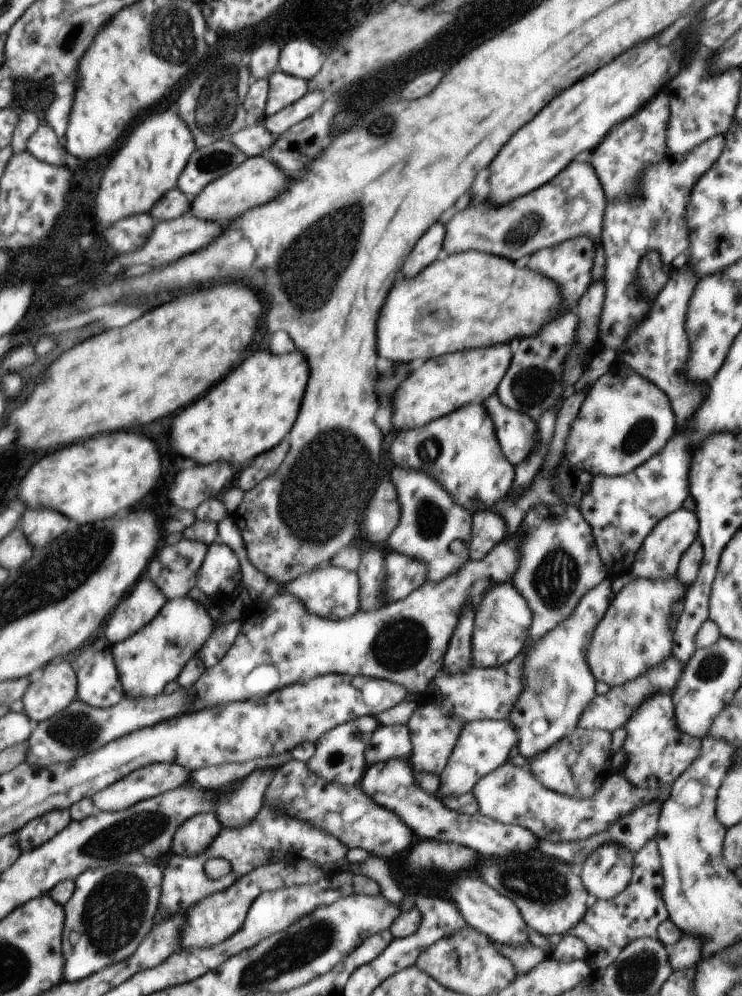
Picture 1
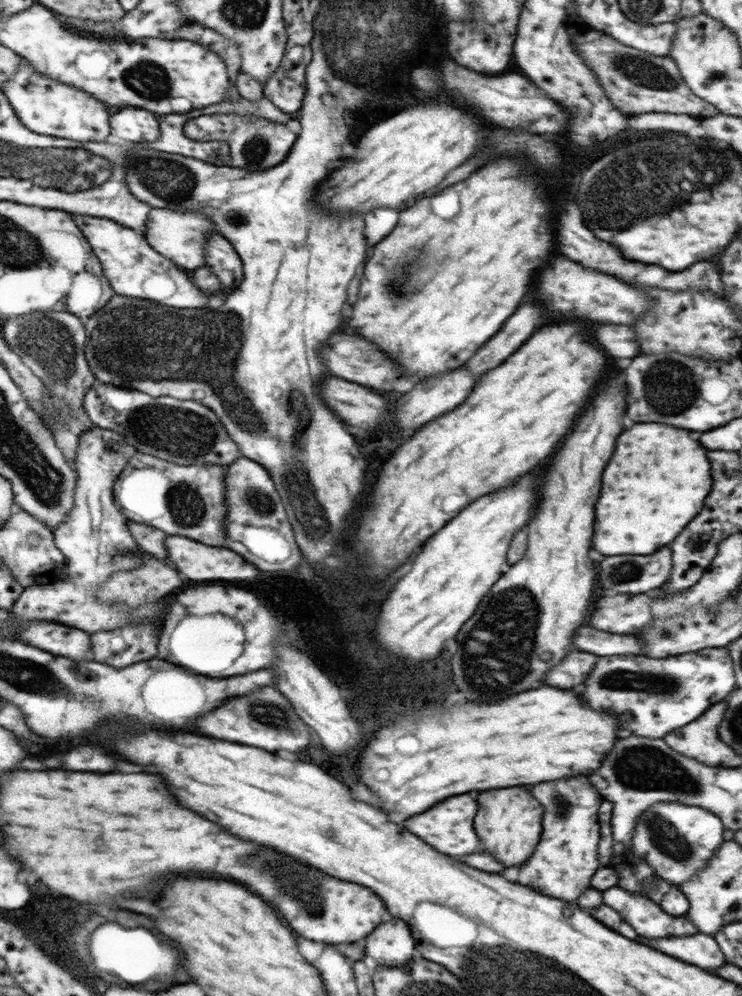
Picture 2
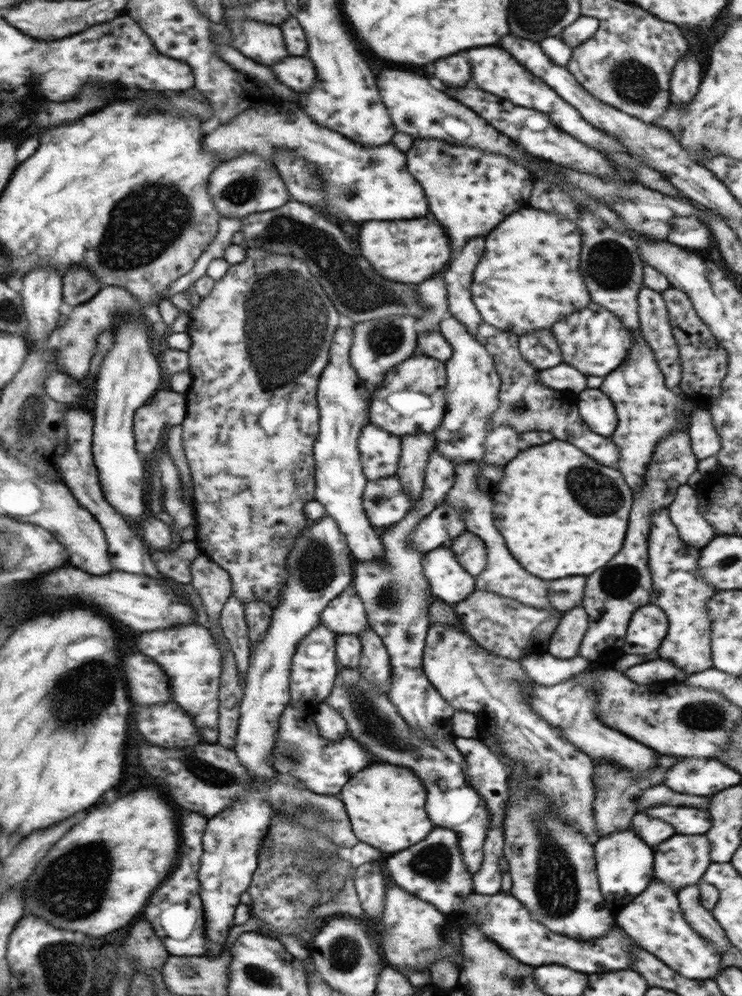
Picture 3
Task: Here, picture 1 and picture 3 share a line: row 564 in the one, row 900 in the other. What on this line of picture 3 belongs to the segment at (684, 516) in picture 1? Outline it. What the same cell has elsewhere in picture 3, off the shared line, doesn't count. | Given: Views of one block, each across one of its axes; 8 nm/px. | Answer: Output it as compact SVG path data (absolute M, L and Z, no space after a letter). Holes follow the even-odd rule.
M652 882L647 888L648 890L646 890L646 892L642 891L630 904L627 904L624 910L620 910L620 914L618 914L618 918L616 918L616 924L618 924L630 938L634 938L632 941L636 942L640 948L644 948L644 950L647 950L650 954L653 954L656 958L665 962L678 974L690 980L714 978L720 970L722 954L718 952L718 949L709 940L702 938L684 918L679 907L677 893L669 886L660 884L660 882Z

